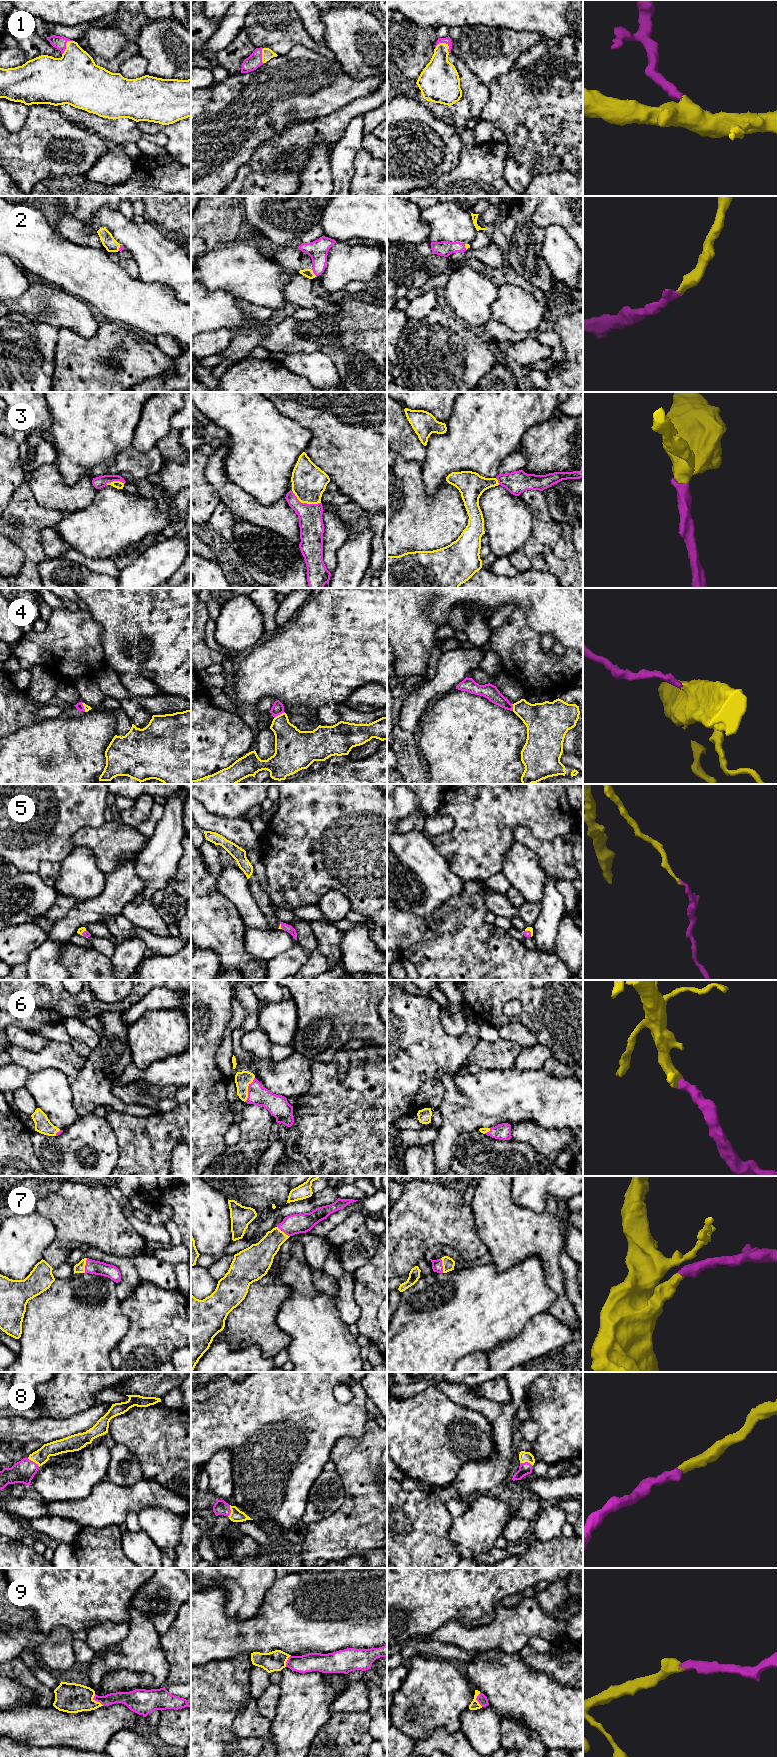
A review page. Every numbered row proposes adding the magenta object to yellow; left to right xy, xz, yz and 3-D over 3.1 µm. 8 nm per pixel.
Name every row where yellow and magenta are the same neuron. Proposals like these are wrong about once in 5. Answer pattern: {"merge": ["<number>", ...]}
{"merge": ["1", "2", "3", "5", "6", "7", "8", "9"]}

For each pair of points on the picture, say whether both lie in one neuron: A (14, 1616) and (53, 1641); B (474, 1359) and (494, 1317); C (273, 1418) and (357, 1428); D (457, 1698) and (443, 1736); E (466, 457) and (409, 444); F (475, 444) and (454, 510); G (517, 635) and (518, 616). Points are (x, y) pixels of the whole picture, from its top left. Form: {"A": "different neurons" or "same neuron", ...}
{"A": "different neurons", "B": "different neurons", "C": "same neuron", "D": "different neurons", "E": "different neurons", "F": "different neurons", "G": "same neuron"}

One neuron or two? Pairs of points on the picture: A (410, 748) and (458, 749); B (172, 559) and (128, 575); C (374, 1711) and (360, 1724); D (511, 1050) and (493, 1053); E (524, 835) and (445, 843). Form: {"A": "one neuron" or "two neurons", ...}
{"A": "two neurons", "B": "one neuron", "C": "two neurons", "D": "one neuron", "E": "two neurons"}

